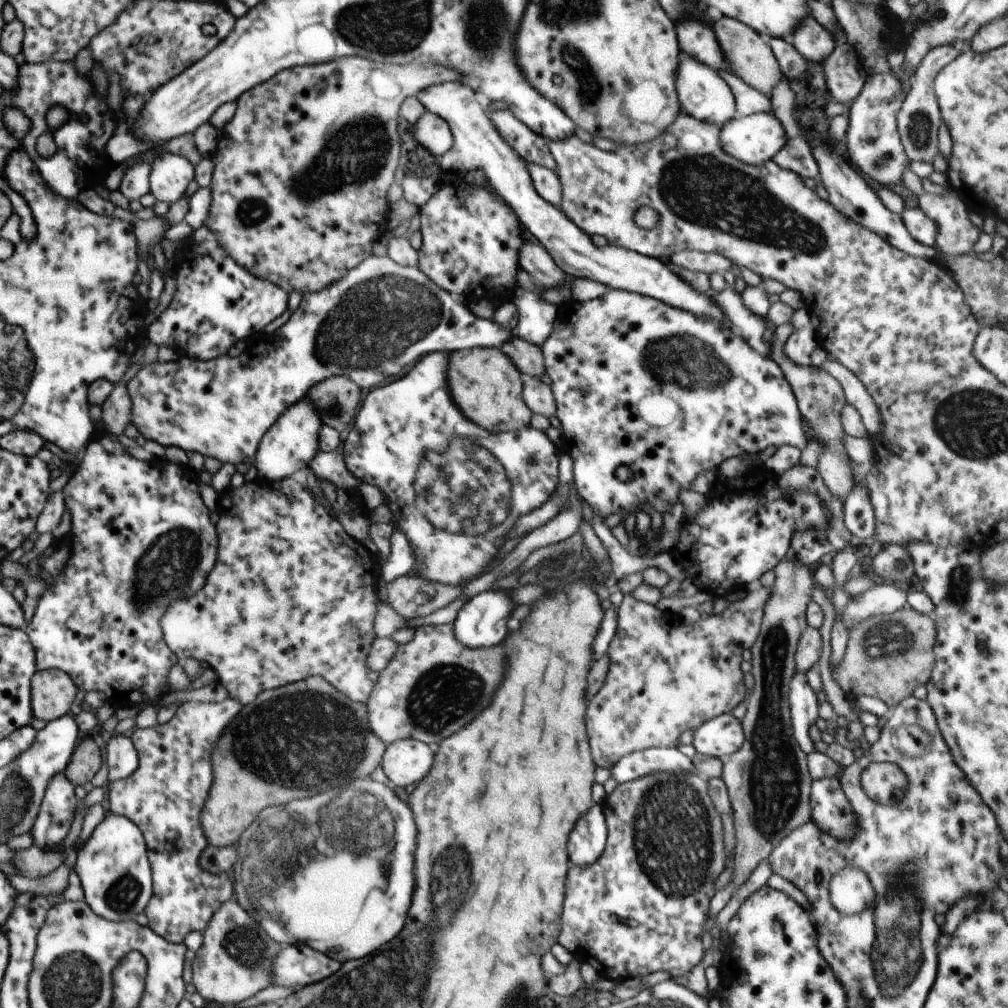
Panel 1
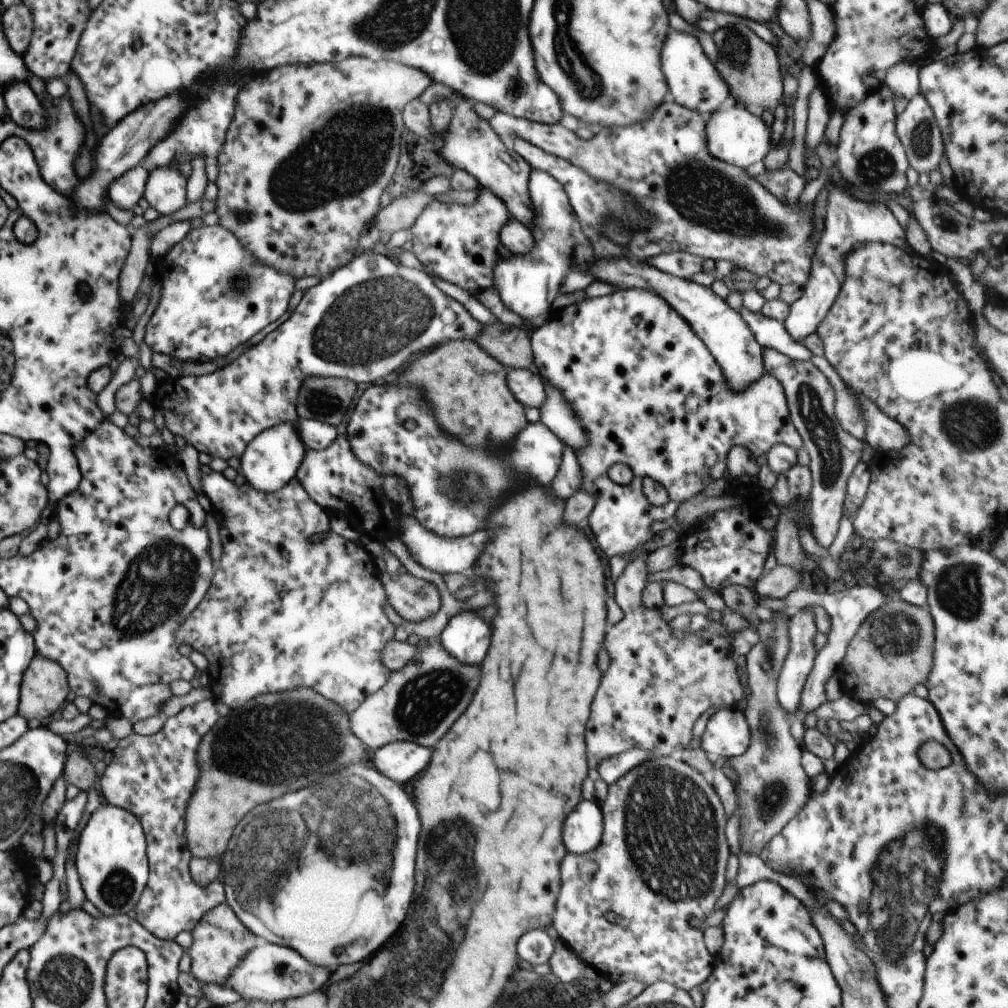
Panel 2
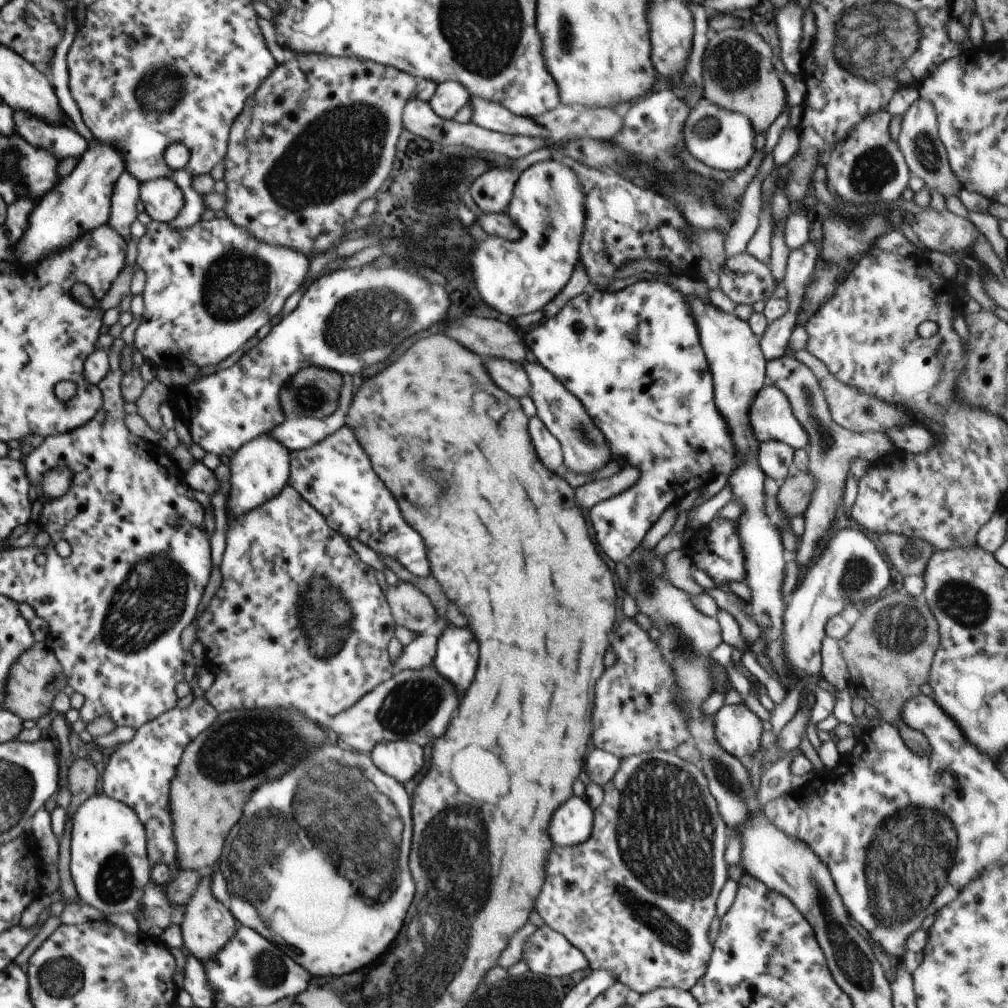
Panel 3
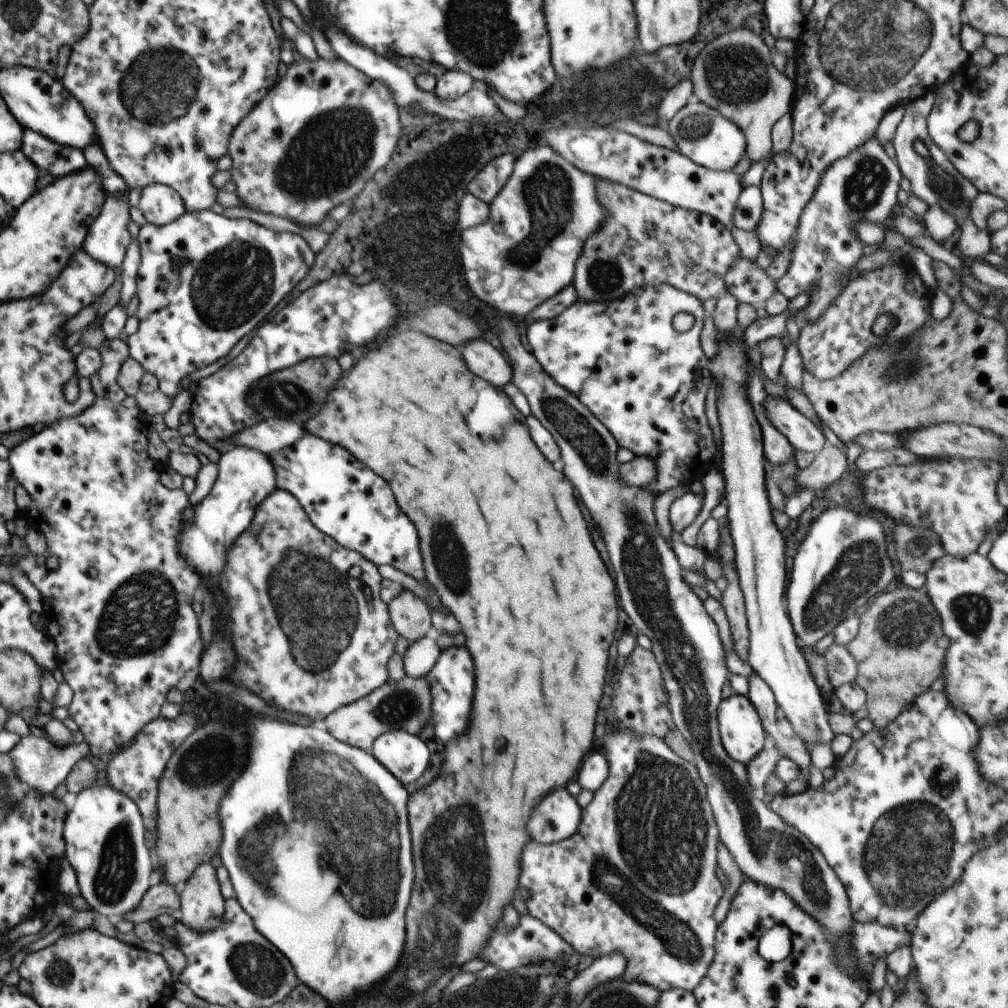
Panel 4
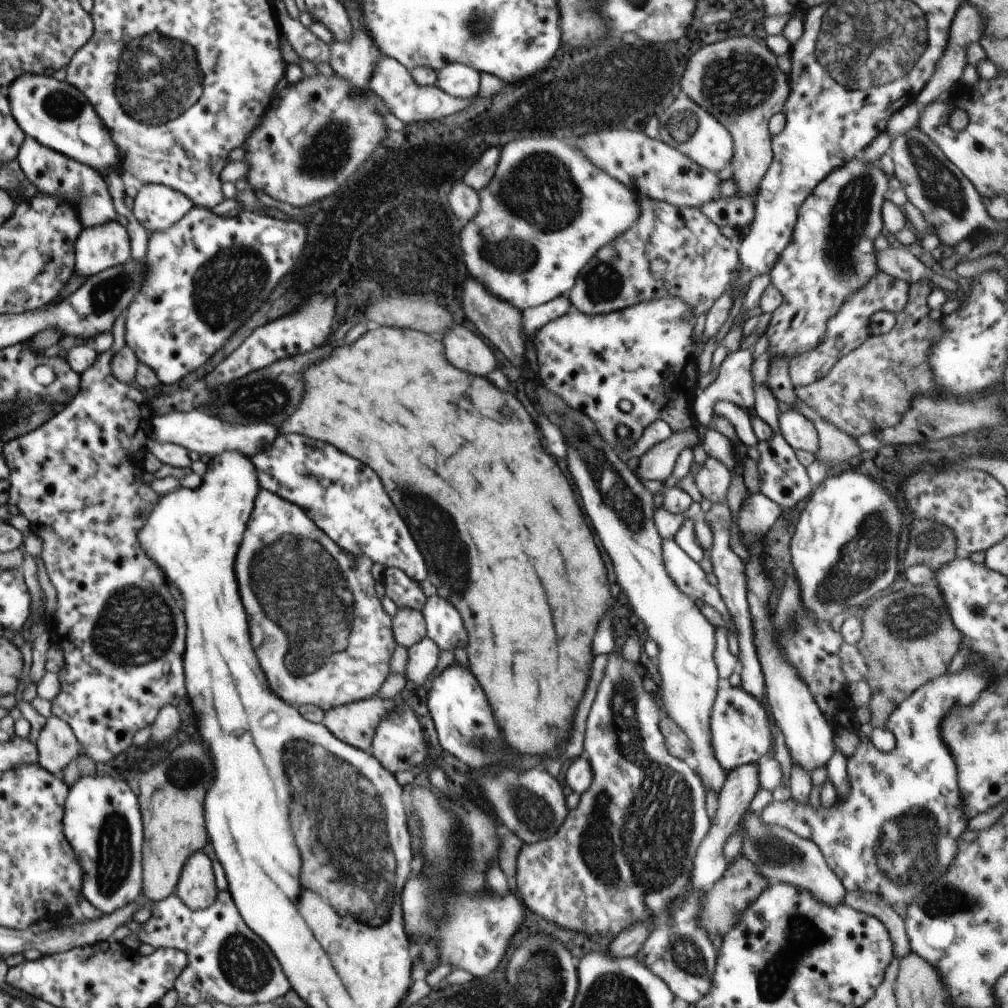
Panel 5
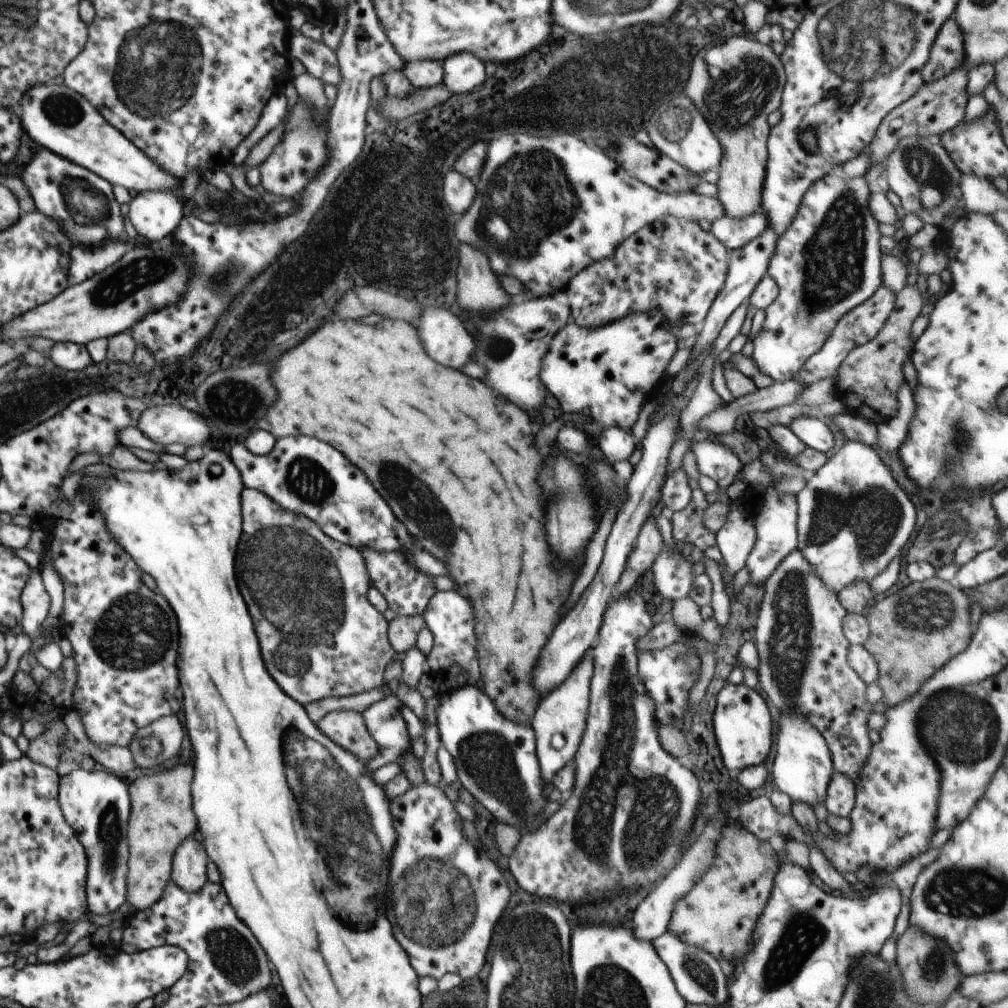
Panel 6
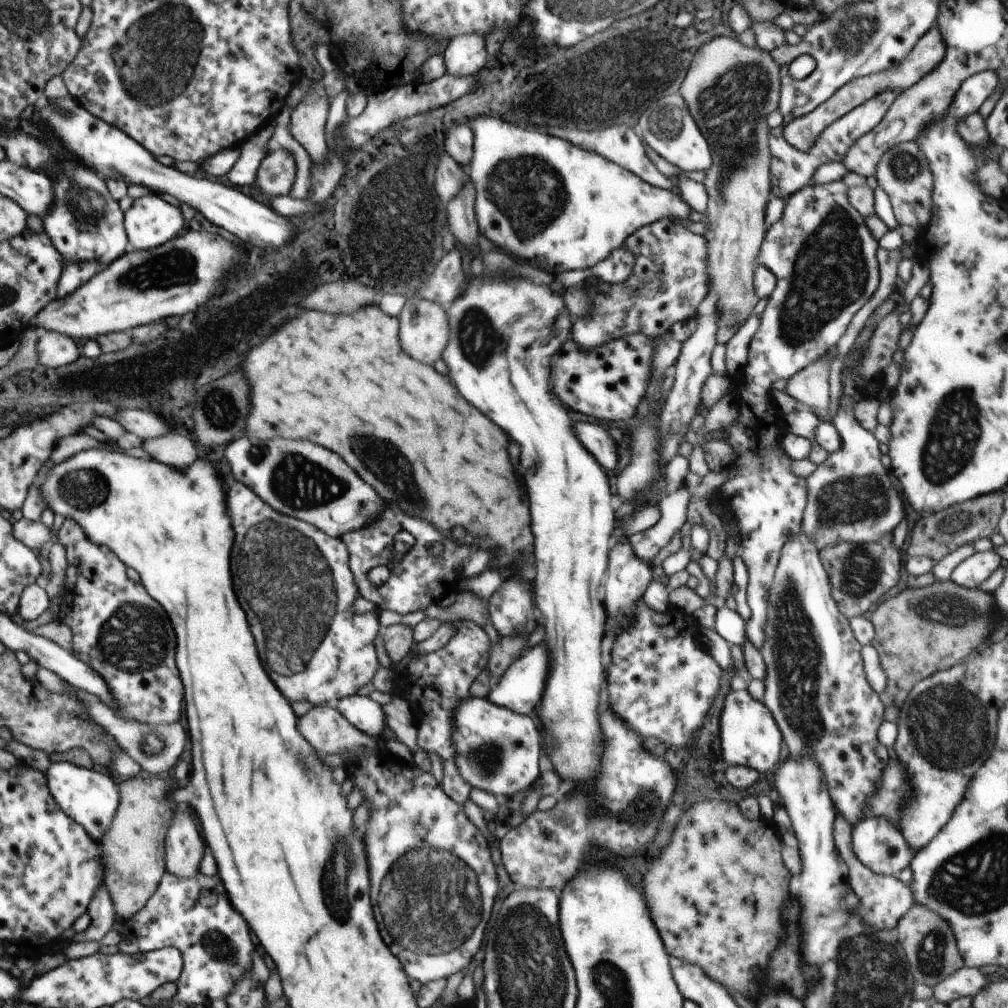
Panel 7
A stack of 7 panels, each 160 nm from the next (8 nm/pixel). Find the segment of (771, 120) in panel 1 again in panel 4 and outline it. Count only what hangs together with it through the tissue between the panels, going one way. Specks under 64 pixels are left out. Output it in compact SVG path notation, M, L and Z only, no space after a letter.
M694 94L686 106L672 117L667 130L676 141L680 153L697 165L713 171L732 171L746 152L747 140L740 128Z

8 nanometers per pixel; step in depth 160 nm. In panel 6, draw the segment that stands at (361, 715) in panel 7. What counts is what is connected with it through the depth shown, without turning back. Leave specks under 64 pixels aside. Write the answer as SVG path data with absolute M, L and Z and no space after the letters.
M389 695L361 713L369 733L379 746L379 756L365 763L366 769L373 773L384 764L400 763L398 758L412 749L412 738L400 713L403 705L397 695Z

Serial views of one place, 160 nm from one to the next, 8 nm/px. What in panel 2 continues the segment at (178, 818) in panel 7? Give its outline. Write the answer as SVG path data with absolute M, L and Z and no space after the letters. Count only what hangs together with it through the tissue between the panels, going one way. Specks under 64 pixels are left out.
M224 902L209 910L198 921L191 932L193 944L189 948L191 973L201 985L226 986L228 977L239 961L261 941L249 928L246 928L236 913Z

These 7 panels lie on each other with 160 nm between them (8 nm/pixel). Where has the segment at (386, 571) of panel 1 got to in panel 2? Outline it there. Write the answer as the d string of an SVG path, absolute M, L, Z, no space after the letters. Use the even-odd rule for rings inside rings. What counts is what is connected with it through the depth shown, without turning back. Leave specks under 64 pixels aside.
M563 443L563 455L560 468L550 484L550 492L554 492L554 496L568 500L574 492L581 490L582 471L572 447ZM404 513L400 519L401 535L398 537L408 549L410 556L414 562L426 568L433 570L438 574L444 575L450 572L466 572L468 568L472 568L476 564L476 560L484 554L486 546L492 540L492 532L490 530L478 530L472 536L466 538L456 538L456 540L448 540L448 538L440 538L428 530L422 528L422 524L418 524L415 516L408 516Z

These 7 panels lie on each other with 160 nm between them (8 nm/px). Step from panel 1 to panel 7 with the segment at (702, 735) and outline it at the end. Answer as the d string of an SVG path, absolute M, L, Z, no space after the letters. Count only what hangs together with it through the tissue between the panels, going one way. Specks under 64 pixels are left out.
M746 689L733 690L726 695L719 723L723 760L729 766L742 765L759 773L773 770L780 762L782 733L766 705L754 699Z

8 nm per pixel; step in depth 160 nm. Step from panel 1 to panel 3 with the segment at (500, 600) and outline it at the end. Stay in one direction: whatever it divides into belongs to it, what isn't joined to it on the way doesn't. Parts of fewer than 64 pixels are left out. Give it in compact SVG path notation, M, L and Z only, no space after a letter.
M446 625L437 640L434 666L458 694L464 694L478 666L478 642L468 628Z

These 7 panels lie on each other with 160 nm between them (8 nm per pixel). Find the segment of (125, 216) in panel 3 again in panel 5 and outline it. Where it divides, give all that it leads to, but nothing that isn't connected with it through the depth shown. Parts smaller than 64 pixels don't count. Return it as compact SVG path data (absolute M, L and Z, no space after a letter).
M117 220L84 227L75 242L74 254L75 270L85 277L123 265L132 260L128 231Z

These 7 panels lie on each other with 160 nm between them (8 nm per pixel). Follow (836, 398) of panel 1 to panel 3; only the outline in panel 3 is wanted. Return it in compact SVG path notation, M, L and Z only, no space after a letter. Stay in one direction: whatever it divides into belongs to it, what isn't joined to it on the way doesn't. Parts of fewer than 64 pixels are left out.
M784 354L780 358L767 361L765 375L788 397L792 412L800 424L803 424L809 436L808 472L815 478L815 487L803 514L805 531L801 536L800 548L795 558L799 566L808 567L817 558L819 544L834 526L836 511L844 496L845 480L848 478L848 471L851 470L851 462L857 458L866 459L870 464L884 461L892 455L893 444L884 433L874 431L857 433L841 427L832 418L818 378L809 366L802 364L793 355Z

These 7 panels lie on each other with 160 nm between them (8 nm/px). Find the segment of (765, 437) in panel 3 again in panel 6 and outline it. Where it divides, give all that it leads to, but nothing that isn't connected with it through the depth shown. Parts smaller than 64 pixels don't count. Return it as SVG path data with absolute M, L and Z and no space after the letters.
M798 417L789 422L788 428L808 448L826 453L834 446L834 434L824 421L812 417Z

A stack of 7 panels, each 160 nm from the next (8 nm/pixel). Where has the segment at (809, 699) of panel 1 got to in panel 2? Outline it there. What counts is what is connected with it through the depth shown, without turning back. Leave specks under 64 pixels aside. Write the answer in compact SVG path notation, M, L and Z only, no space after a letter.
M808 606L797 610L796 614L793 614L790 618L788 625L790 650L786 655L780 676L777 680L777 697L783 709L788 714L793 715L799 711L801 694L806 684L807 676L812 670L818 650L813 645L813 640L817 633L816 623Z

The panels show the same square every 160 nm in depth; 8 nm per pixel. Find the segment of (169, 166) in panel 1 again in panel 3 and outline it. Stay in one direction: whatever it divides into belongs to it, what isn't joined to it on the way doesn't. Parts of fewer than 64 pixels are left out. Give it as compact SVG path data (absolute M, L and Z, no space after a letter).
M160 177L140 183L140 196L145 211L154 221L169 223L174 220L184 206L183 190L172 178Z

